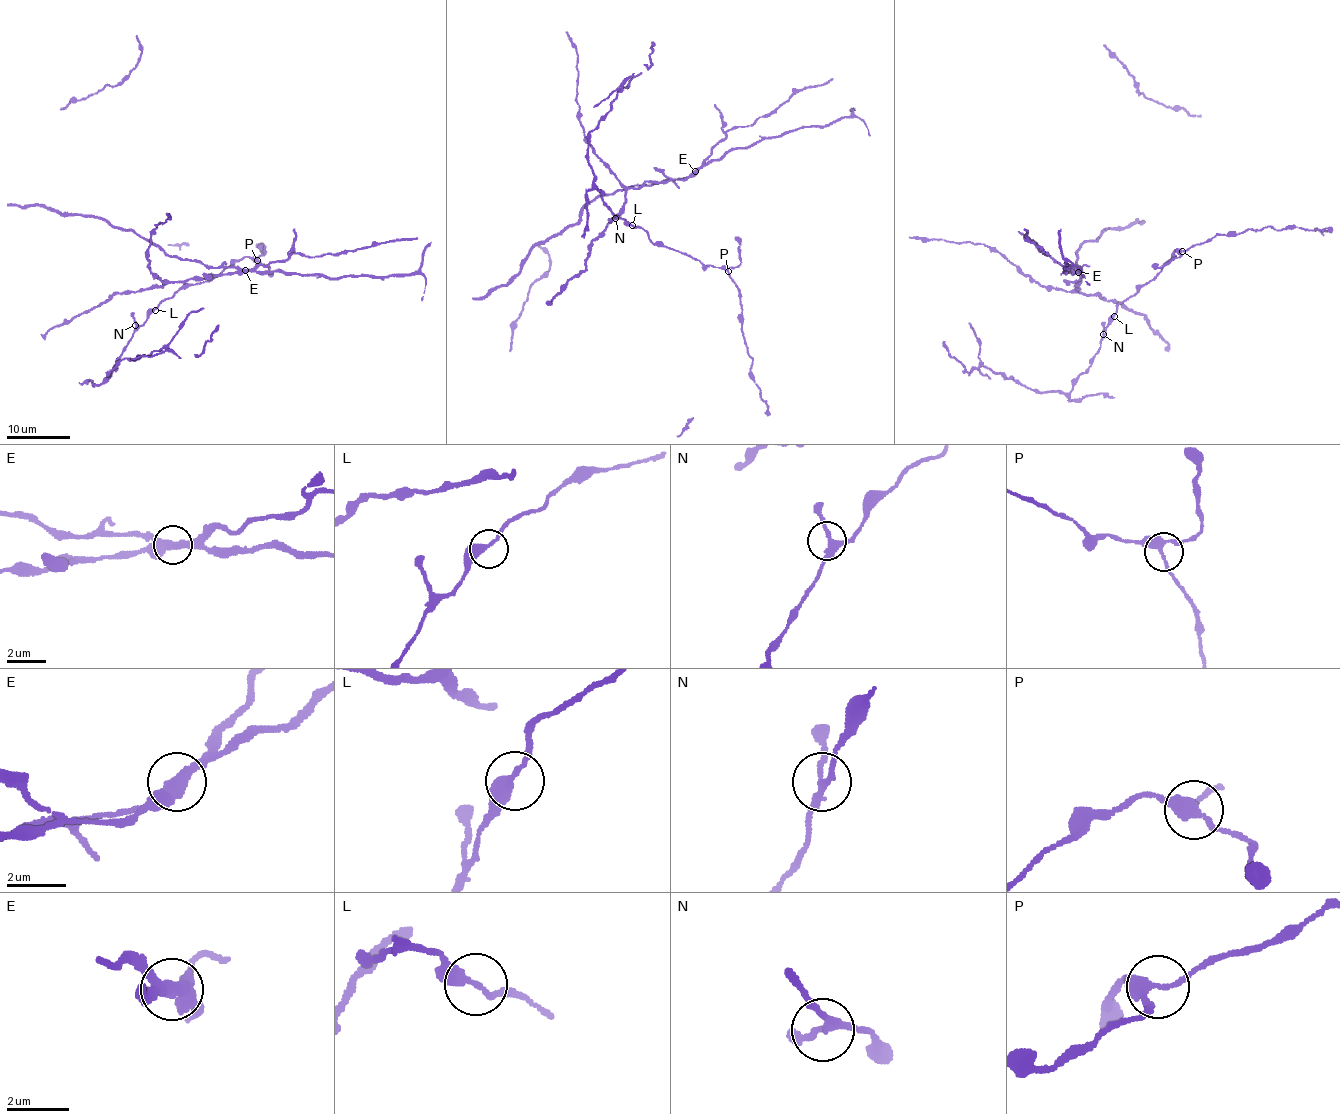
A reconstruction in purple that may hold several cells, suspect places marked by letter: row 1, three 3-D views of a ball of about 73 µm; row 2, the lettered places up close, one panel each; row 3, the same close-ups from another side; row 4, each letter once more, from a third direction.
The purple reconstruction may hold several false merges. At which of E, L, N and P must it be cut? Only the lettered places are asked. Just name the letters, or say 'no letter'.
E

